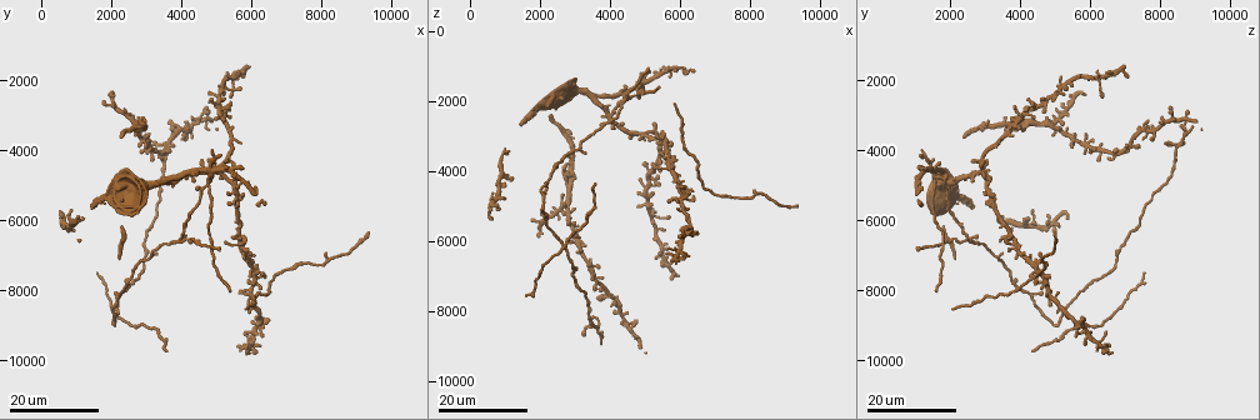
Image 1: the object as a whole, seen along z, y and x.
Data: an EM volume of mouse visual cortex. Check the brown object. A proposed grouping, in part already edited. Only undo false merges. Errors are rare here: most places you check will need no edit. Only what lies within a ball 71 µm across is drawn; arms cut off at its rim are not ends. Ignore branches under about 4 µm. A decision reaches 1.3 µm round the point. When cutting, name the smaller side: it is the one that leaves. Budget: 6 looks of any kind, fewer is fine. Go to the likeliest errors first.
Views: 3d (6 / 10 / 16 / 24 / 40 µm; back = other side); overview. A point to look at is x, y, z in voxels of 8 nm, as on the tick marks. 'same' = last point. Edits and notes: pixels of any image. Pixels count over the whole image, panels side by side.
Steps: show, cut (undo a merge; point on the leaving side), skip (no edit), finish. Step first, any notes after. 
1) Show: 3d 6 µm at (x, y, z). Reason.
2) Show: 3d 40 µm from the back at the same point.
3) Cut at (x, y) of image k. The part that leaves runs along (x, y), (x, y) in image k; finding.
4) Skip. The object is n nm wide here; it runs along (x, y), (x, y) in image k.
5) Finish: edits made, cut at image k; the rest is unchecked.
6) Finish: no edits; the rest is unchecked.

Show: 3d 24 µm at (3900, 6600, 2600). Three arms meet.

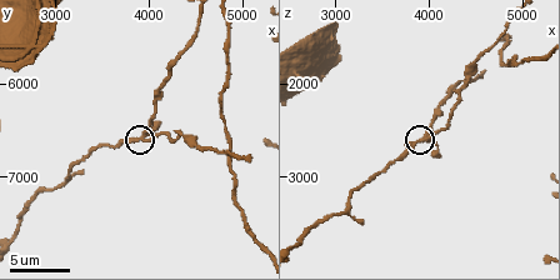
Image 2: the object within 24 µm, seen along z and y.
Show: 3d 10 µm at (4000, 6500, 2600).

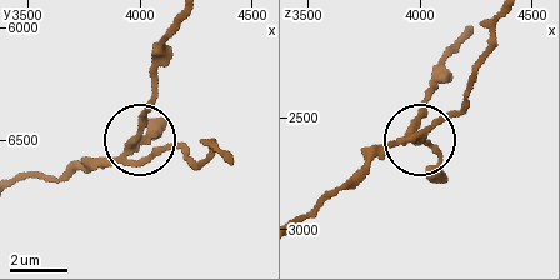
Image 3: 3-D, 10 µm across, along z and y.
Show: 3d 6 µm at (3970, 6510, 2550).

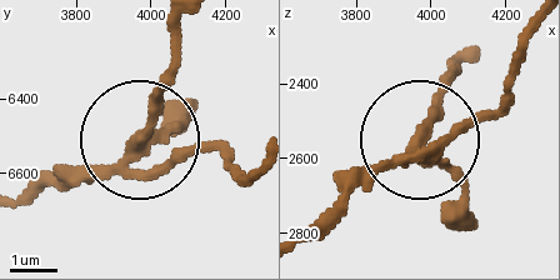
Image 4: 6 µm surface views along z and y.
Cut at (196, 149) of image 4. The object is 240 nm wide here; the part that leaves runs along (138, 175), (194, 151), (254, 171) in image 4; two cells meet here.

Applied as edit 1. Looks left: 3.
Show: overview.

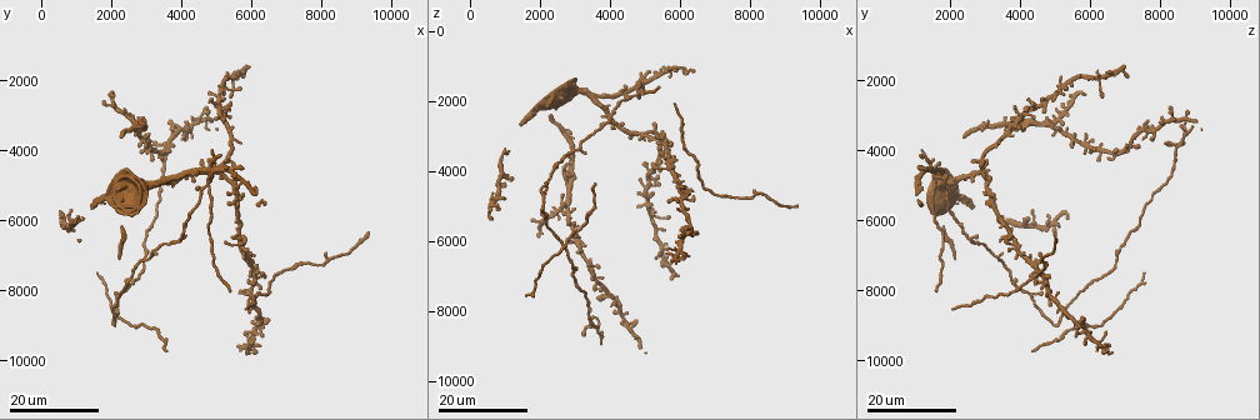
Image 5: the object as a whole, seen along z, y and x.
Show: 3d 16 µm at (6100, 7500, 4600). A fork.

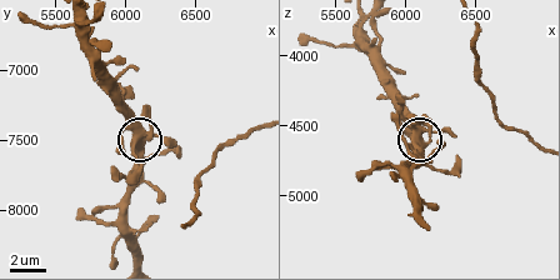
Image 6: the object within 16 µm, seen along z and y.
Show: 3d 10 µm at the same point.

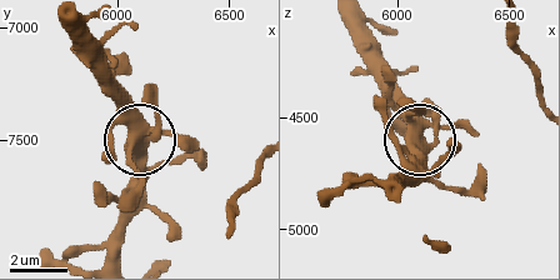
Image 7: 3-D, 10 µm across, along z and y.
Skip. 3 arms meet here; one cell here.

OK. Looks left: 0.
Finish: edits made, cut at image 4; the rest is unchecked.

